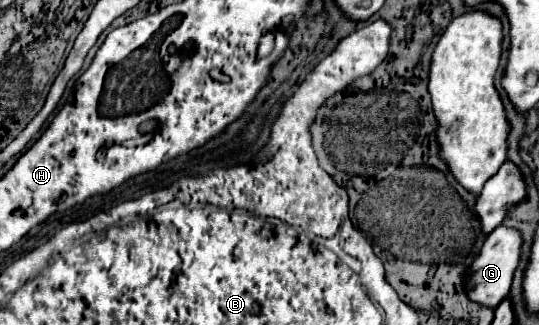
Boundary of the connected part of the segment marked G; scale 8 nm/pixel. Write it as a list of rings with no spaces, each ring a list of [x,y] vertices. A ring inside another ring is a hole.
[[[500,225],[498,229],[494,229],[484,245],[480,247],[478,255],[474,257],[474,261],[470,263],[470,275],[466,279],[466,293],[468,293],[468,299],[474,301],[474,303],[480,303],[484,307],[498,307],[498,303],[508,295],[510,291],[510,285],[512,285],[512,275],[514,275],[514,269],[518,267],[518,259],[520,259],[520,245],[522,245],[522,239],[520,239],[520,231],[518,229],[508,229],[504,225]]]

